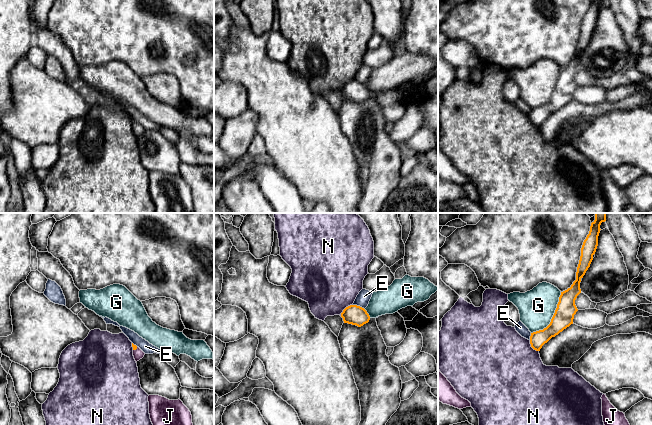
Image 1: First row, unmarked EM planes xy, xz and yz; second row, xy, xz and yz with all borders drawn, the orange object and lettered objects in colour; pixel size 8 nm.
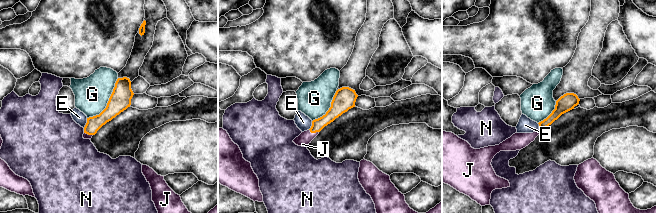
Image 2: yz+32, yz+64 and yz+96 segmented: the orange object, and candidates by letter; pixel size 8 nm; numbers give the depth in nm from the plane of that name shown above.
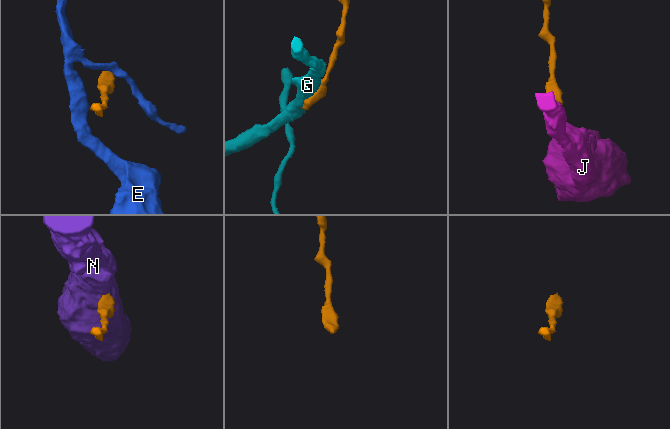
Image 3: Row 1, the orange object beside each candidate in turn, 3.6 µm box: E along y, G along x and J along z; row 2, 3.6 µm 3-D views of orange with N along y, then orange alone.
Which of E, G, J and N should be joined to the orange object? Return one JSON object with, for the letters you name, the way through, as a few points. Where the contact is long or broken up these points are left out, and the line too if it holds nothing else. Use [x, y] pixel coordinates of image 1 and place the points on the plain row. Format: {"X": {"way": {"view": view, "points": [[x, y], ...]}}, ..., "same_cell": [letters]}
{"J": {"way": {"view": "xy", "points": [[134, 122], [135, 125], [138, 130]]}}, "same_cell": ["J"]}

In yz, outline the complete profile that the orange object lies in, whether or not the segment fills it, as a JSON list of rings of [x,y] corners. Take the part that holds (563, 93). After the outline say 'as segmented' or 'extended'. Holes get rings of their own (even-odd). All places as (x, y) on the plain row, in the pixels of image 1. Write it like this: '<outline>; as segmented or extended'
[[[591,0],[589,10],[583,18],[581,24],[581,32],[576,48],[576,56],[570,64],[561,68],[559,78],[550,100],[543,106],[531,109],[531,123],[540,127],[542,122],[547,119],[552,113],[555,113],[564,105],[573,100],[574,91],[578,87],[575,76],[581,69],[580,58],[586,47],[590,43],[593,36],[593,31],[598,22],[598,12],[600,9],[601,0]]]; as segmented

